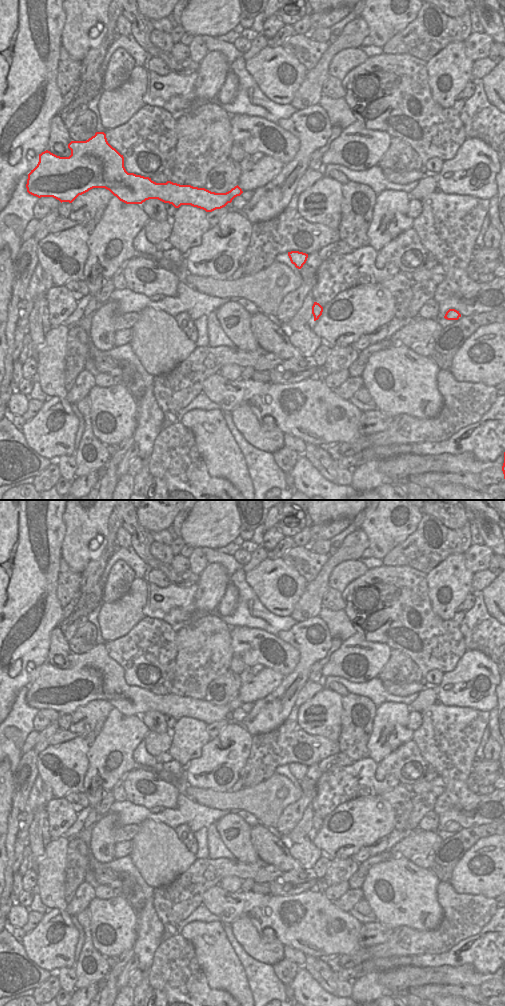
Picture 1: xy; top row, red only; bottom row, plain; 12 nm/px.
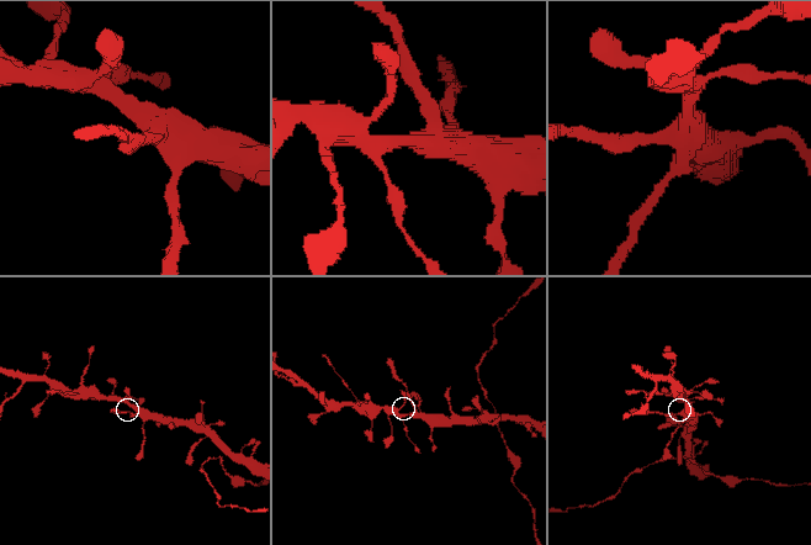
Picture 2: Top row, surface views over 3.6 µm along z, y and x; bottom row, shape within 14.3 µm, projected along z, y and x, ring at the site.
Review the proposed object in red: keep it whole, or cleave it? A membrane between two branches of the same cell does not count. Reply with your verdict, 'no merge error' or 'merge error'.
no merge error

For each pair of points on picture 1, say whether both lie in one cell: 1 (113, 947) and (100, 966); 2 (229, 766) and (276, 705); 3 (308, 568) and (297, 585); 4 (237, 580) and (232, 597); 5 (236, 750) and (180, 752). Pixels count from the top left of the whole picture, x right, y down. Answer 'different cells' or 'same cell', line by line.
1: different cells
2: different cells
3: different cells
4: different cells
5: different cells

